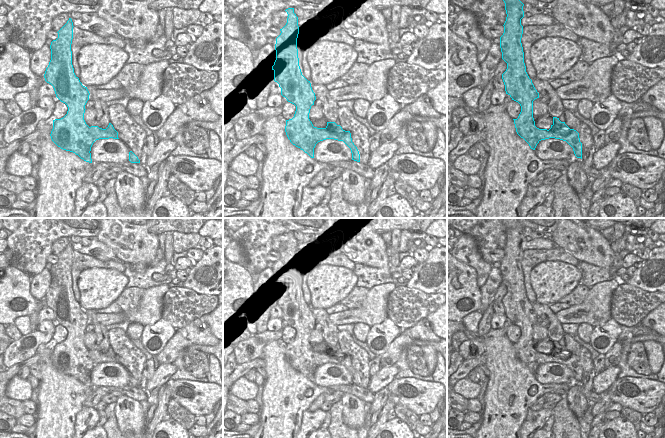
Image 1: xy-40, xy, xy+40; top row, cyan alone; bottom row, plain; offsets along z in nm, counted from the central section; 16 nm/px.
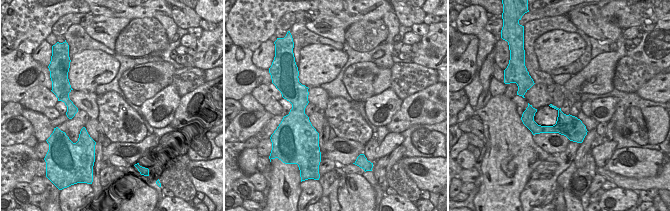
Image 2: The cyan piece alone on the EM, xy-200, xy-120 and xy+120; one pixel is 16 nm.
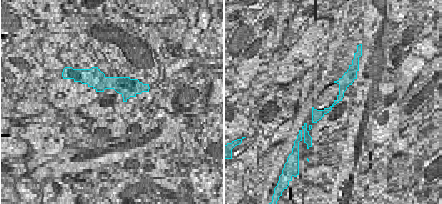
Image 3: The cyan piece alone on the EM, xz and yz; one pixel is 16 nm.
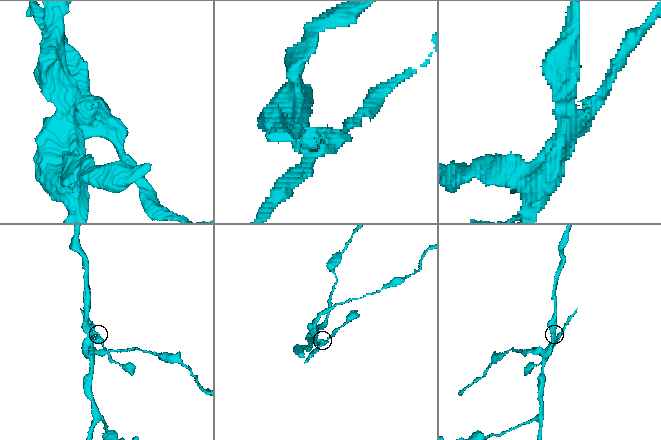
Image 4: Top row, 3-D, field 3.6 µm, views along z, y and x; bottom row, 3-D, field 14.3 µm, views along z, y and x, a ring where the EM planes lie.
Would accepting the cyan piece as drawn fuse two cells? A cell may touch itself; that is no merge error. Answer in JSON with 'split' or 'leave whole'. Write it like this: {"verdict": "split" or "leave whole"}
{"verdict": "split"}

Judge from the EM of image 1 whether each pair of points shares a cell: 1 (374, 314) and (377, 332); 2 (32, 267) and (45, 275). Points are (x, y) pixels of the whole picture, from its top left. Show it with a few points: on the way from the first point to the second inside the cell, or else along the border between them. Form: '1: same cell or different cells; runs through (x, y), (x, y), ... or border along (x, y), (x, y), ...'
1: different cells; border along (386, 317), (381, 322), (370, 327)
2: different cells; border along (44, 267), (30, 277)

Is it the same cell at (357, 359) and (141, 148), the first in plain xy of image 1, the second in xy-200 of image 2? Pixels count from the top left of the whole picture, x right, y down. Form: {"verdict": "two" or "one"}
{"verdict": "two"}

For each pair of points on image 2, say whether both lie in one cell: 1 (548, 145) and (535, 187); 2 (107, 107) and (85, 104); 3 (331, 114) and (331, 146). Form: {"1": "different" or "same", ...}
{"1": "different", "2": "different", "3": "different"}

